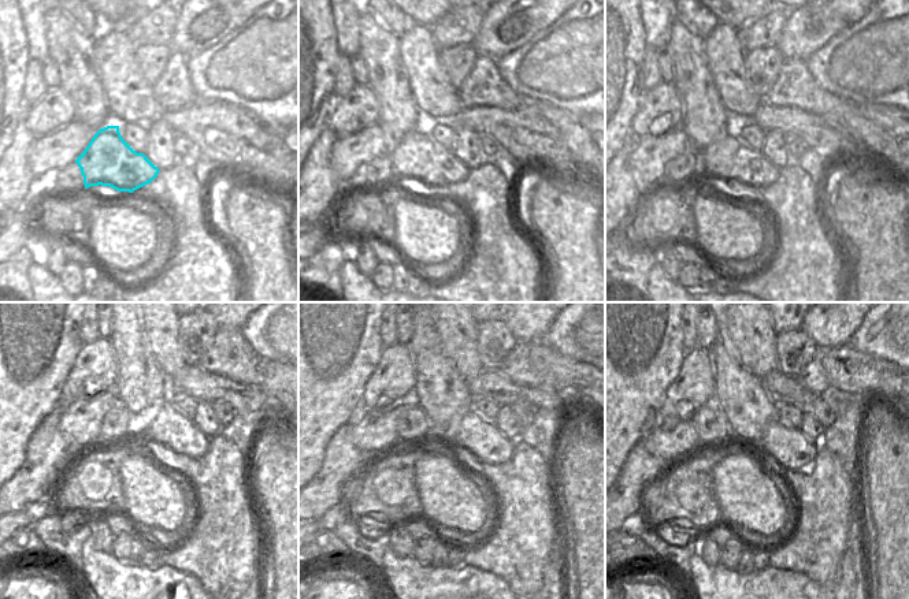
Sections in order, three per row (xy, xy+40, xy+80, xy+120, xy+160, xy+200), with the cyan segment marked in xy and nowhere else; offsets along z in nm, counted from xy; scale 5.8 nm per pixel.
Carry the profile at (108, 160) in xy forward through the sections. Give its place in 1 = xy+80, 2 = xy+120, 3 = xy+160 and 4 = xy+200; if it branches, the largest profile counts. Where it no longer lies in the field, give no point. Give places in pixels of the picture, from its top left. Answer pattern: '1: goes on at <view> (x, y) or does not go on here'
1: goes on at xy+80 (724, 163)
2: goes on at xy+120 (86, 488)
3: goes on at xy+160 (383, 494)
4: goes on at xy+200 (682, 499)

